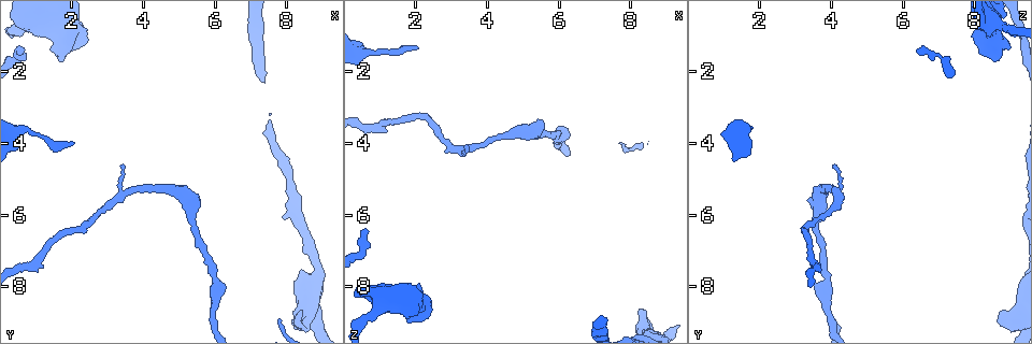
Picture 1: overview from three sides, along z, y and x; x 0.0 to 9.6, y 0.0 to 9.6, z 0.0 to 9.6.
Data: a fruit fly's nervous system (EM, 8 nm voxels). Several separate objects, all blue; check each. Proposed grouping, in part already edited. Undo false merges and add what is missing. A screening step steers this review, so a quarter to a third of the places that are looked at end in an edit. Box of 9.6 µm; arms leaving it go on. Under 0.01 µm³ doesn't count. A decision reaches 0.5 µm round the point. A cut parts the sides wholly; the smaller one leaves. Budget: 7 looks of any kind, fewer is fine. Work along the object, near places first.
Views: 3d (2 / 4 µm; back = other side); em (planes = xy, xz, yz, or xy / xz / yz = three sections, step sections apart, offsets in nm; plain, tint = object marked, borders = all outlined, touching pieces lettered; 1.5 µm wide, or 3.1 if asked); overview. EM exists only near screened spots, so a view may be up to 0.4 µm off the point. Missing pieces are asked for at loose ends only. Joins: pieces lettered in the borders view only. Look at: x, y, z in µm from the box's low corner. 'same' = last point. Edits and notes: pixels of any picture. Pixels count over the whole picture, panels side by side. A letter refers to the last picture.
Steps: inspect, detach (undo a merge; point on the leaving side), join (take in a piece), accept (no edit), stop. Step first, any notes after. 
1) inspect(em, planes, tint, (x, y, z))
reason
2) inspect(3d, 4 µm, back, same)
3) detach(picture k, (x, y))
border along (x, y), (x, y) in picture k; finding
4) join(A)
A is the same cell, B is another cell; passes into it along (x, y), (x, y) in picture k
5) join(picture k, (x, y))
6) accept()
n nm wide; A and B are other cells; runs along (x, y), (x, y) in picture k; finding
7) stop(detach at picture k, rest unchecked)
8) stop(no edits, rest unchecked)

inspect(3d, 2 µm, back, (2.05, 3.95, 1.35))
thin end

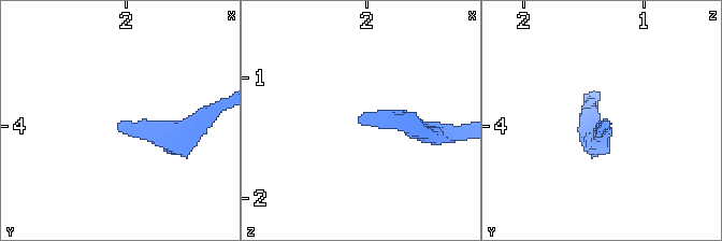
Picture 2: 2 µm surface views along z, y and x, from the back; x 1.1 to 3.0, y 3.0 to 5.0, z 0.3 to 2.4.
inspect(em, planes, borders, (2.06, 3.96, 1.30))

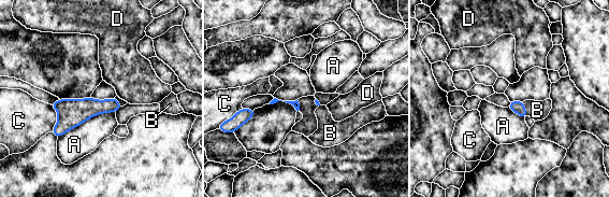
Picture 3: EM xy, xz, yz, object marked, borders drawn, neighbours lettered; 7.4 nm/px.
join(B)
B is the same cell, A, C and D are other cells; passes into it along (518, 107), (524, 109), (537, 110) in picture 3; the neuron continues

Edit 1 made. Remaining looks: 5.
inspect(overview)

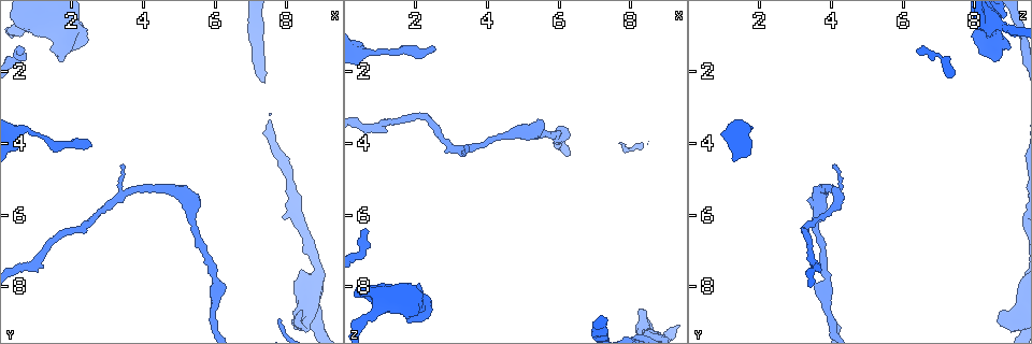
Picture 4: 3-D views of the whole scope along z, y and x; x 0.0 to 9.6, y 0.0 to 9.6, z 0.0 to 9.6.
inspect(em, xz, step 4, borders, (3.40, 4.60, 4.15))

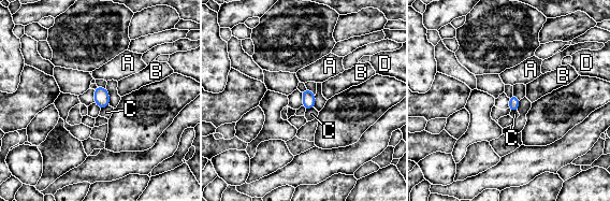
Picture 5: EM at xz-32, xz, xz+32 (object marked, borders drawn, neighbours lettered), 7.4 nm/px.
accept()
A, B, C and D are other cells; none of them fits

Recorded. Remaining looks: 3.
inspect(3d, 4 µm, (0.80, 0.70, 8.80))
calibre changes

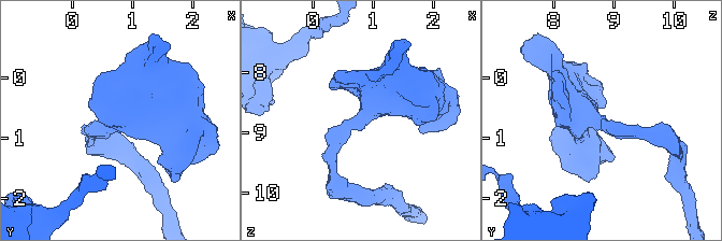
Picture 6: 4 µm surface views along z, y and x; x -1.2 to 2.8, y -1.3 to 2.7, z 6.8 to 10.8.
inspect(em, planes, tint, (0.80, 0.75, 8.85))
need the tissue

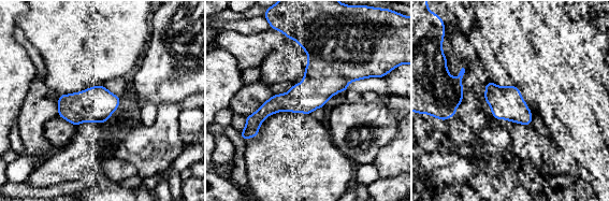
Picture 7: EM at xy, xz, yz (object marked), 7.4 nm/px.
inspect(em, planes, borders, same)

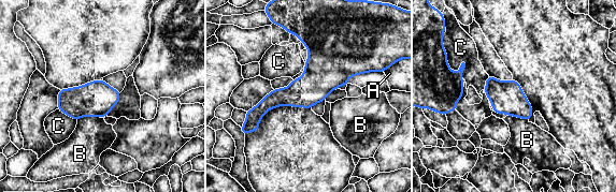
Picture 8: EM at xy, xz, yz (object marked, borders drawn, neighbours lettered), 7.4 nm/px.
accept()
B touches over 170 nm; A, B and C are other cells; border along (99, 116), (82, 116), (77, 120) in picture 8; one neuron here

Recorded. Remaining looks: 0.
stop(join at picture 3, rest unchecked)

